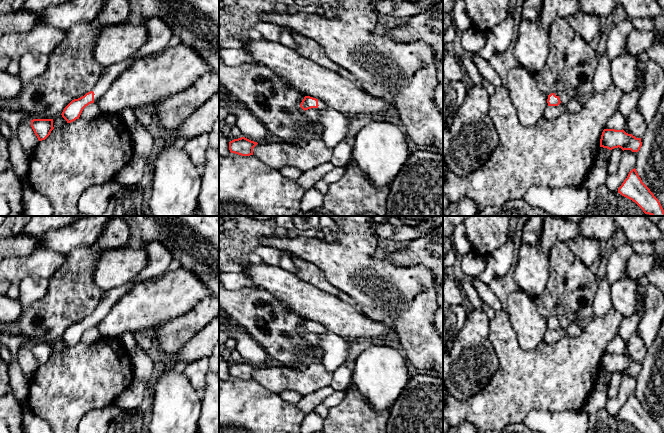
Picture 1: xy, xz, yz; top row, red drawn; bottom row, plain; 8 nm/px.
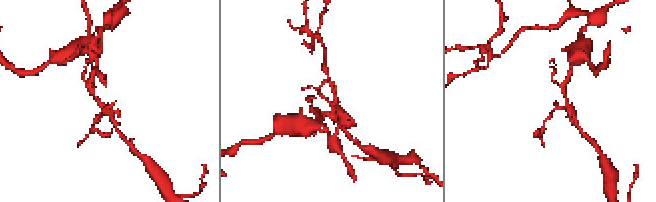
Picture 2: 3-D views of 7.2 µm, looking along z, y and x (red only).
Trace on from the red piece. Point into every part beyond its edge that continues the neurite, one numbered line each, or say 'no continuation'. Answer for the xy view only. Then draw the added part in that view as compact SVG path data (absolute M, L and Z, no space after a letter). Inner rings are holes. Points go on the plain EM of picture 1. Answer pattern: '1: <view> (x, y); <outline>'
1: xy (159, 257); M159 241L147 243L144 247L147 254L146 267L129 283L105 291L94 312L94 326L100 323L110 312L113 305L122 298L137 282L149 280L165 273L170 263L174 260L170 251Z

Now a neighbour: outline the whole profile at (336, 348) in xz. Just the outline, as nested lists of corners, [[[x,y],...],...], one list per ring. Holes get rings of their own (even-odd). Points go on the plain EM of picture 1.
[[[332,332],[321,335],[319,346],[324,350],[322,364],[334,373],[338,367],[345,363],[351,343]]]

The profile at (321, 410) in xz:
[[[318,404],[315,409],[314,412],[319,415],[321,418],[325,419],[327,414],[328,414],[328,410],[329,408],[327,406],[325,406],[324,404]]]

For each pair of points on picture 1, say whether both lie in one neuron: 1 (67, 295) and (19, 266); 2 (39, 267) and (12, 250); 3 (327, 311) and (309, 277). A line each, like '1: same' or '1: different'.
1: different
2: same
3: different

